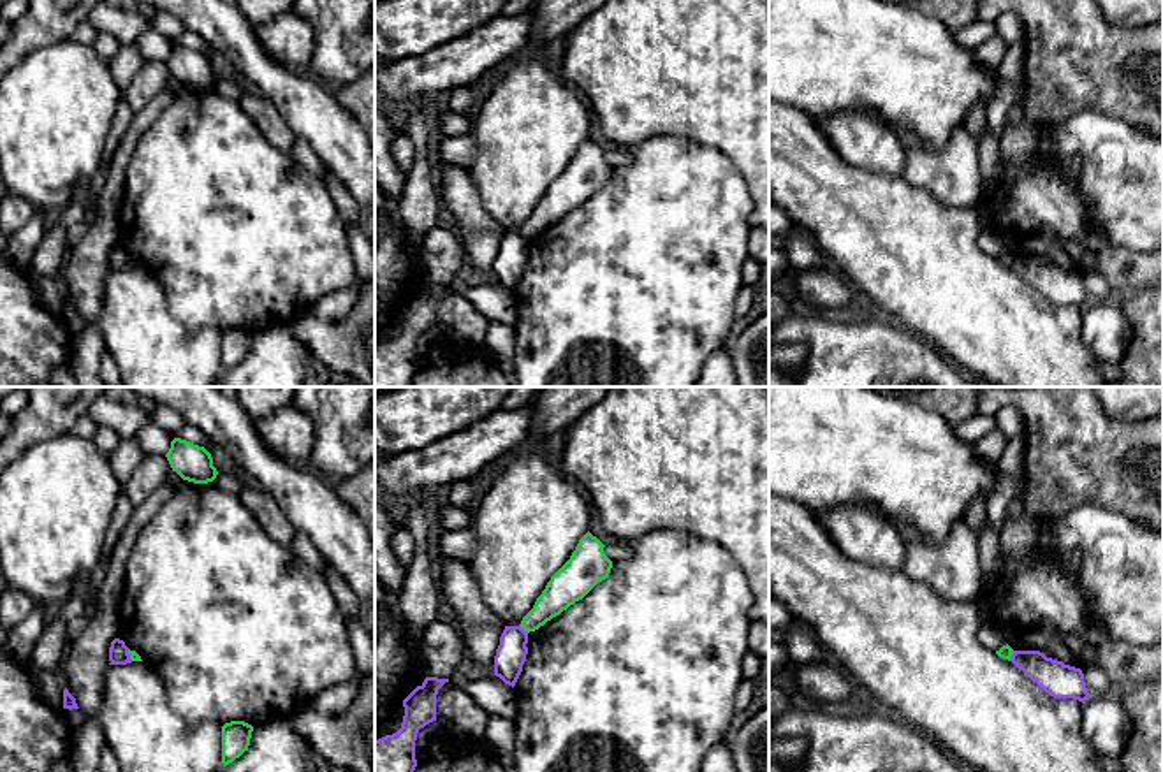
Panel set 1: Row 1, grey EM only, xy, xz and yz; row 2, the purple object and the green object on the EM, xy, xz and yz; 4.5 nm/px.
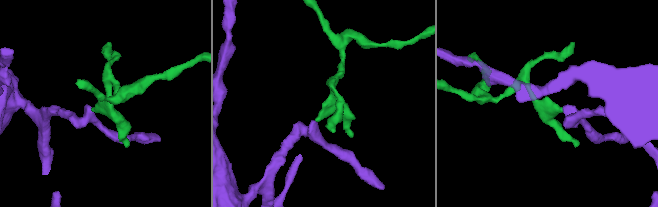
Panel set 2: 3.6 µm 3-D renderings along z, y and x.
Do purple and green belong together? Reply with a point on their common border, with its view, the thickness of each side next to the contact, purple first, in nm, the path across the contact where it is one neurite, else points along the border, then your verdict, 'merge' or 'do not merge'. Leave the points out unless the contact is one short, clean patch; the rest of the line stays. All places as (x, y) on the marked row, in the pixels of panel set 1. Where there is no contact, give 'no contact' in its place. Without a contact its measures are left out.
meets purple in xz at (523, 630); 140 nm thick on the purple side, 150 nm on the other; border along xz (519, 625), (526, 633); do not merge

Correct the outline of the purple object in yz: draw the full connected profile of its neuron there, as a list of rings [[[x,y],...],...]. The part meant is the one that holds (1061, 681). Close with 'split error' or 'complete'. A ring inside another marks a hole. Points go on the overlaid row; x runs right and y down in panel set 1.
[[[1013,651],[1010,661],[1054,698],[1073,698],[1082,703],[1089,698],[1080,668],[1047,658],[1040,651]]]; complete

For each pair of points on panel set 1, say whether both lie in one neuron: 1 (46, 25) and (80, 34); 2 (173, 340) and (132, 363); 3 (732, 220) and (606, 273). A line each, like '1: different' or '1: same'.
1: different
2: same
3: same

